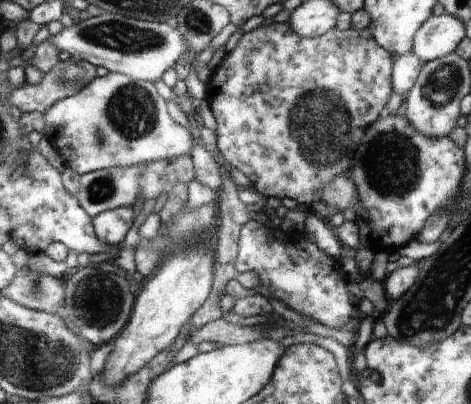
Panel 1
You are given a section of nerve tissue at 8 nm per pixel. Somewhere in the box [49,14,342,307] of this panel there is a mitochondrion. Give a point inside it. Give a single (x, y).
(125, 37)

